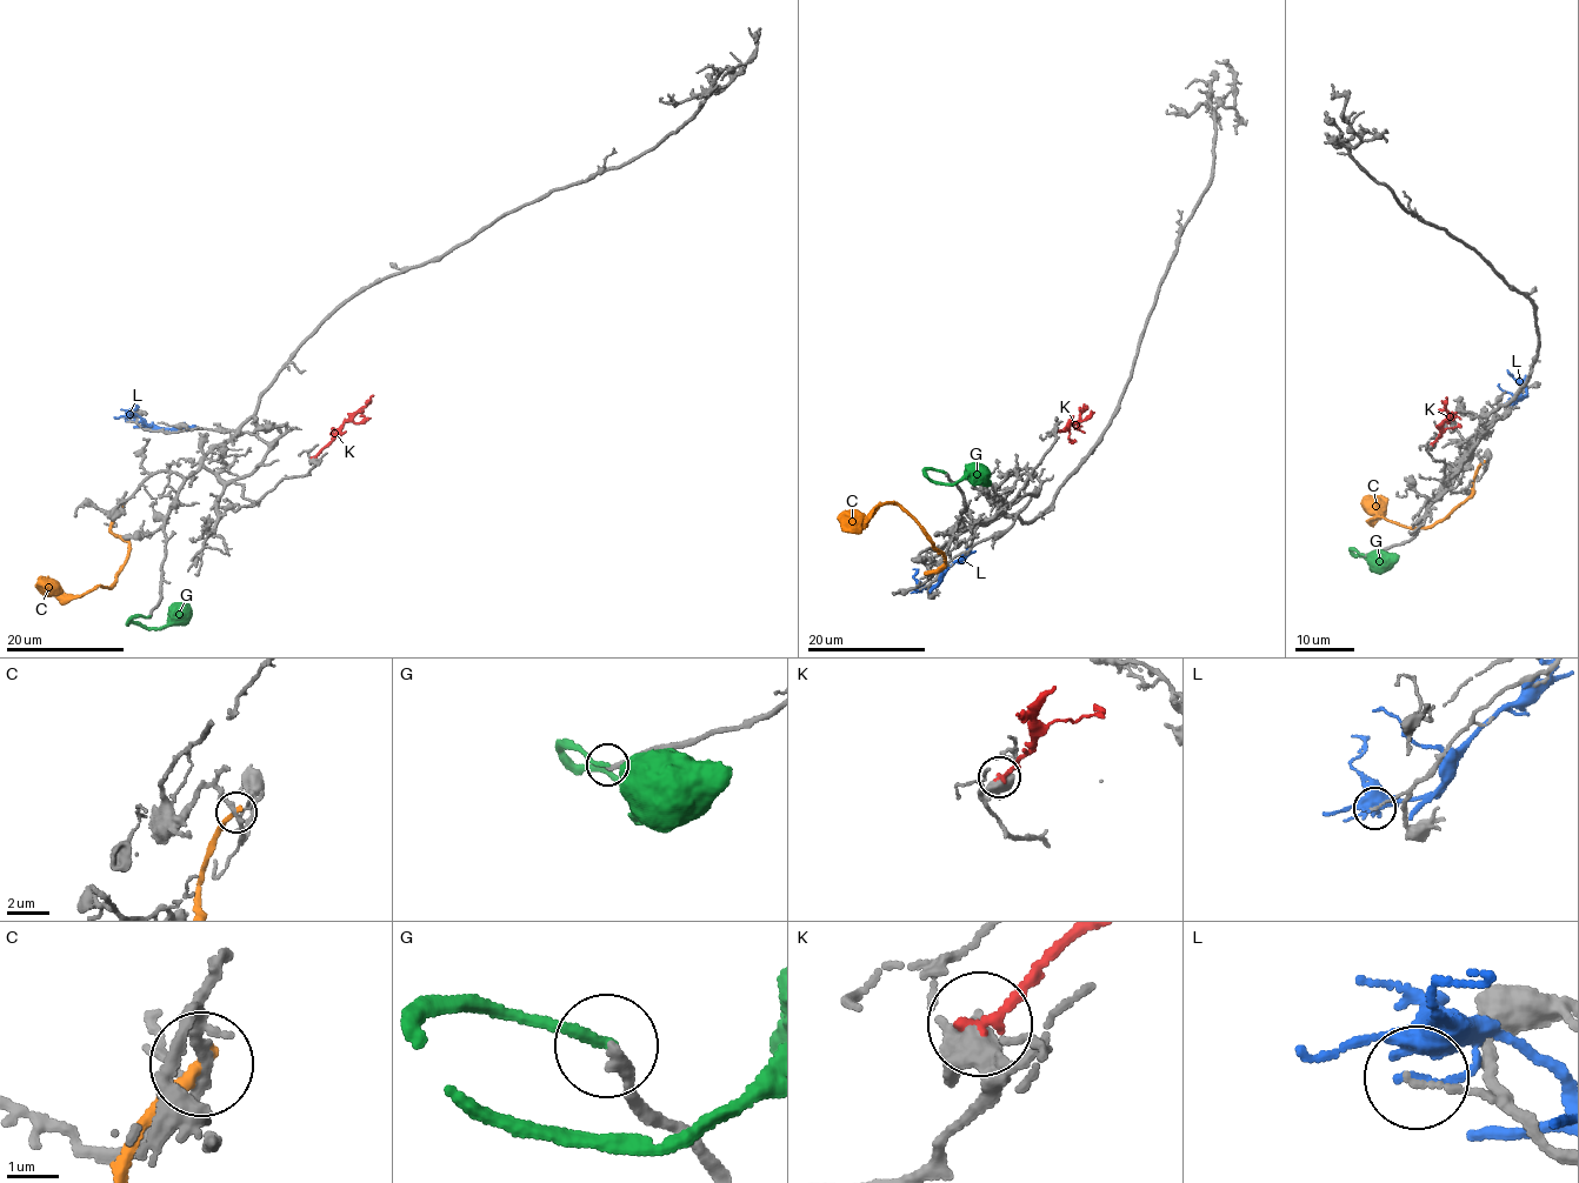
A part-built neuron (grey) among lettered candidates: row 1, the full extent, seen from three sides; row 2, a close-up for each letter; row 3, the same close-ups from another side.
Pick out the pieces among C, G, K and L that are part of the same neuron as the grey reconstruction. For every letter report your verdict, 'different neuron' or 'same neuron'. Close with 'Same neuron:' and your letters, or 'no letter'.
C: different neuron
G: same neuron
K: different neuron
L: different neuron
Same neuron: G

